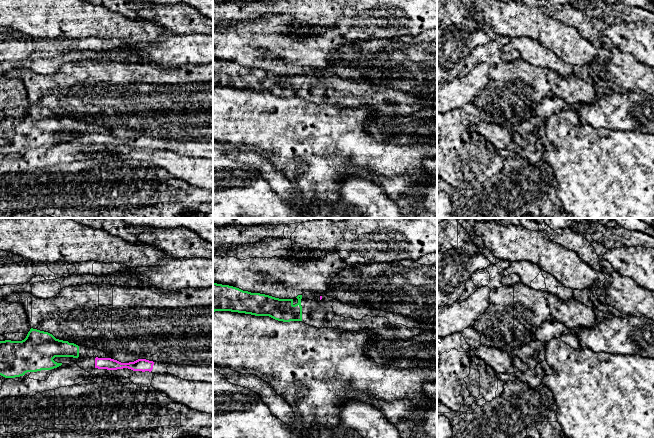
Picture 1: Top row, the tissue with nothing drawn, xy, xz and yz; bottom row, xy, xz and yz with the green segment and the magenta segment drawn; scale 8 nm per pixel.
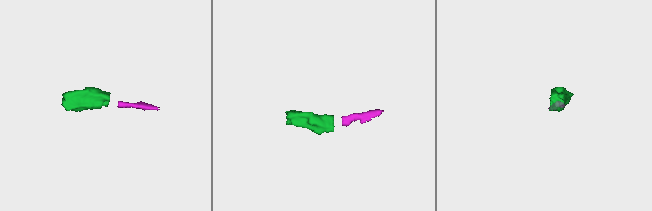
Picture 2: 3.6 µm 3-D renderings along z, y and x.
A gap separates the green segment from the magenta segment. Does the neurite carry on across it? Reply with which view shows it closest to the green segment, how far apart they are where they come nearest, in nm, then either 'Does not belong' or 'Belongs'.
Closest in xy. Distance 140 nm. Does not belong

